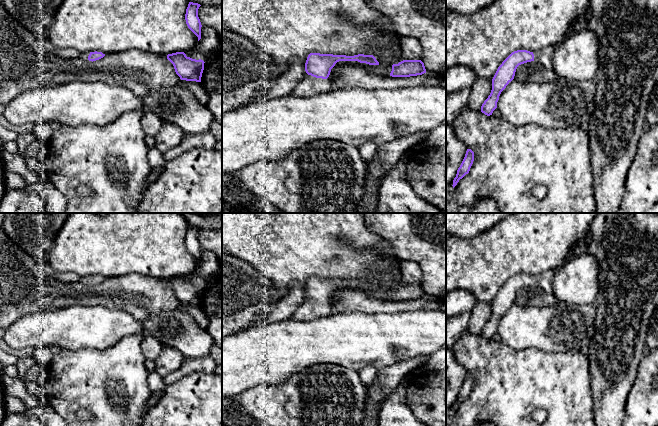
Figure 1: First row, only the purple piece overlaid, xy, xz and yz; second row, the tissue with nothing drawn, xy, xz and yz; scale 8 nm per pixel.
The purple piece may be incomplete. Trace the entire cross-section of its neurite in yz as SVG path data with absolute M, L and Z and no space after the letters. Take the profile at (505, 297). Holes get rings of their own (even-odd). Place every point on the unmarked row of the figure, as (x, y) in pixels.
M556 267L535 276L527 274L512 276L498 291L492 303L491 317L482 328L481 336L487 340L492 339L493 335L497 332L497 326L501 316L514 303L516 293L519 289L535 284L549 292L552 289L553 276L558 269L559 267Z

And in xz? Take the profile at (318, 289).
M310 277L305 287L306 299L291 316L297 321L311 321L335 313L327 302L331 293L339 285L358 285L369 289L379 289L373 279L358 278L354 280Z

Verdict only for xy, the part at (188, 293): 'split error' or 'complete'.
complete

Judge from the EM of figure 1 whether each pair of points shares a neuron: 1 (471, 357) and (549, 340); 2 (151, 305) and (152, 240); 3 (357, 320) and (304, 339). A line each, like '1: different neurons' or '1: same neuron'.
1: different neurons
2: different neurons
3: same neuron

